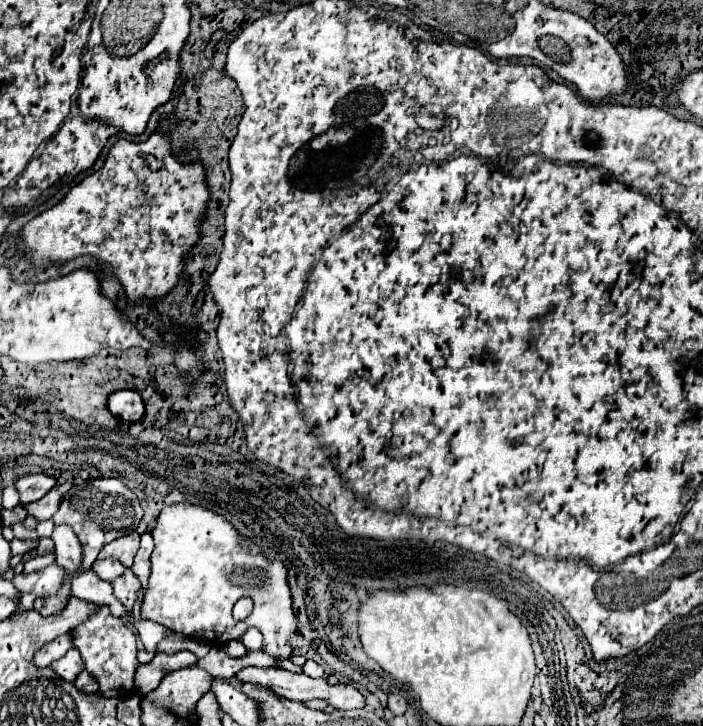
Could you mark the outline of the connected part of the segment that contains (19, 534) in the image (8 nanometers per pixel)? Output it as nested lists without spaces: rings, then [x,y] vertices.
[[[17,522],[15,526],[13,526],[13,534],[15,534],[15,538],[19,538],[19,540],[31,540],[31,542],[39,542],[39,536],[37,536],[37,532],[35,530],[27,530],[21,522]]]

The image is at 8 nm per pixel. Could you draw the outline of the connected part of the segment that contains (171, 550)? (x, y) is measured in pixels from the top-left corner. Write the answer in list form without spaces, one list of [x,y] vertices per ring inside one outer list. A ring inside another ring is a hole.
[[[187,502],[163,508],[151,534],[155,548],[151,554],[149,588],[141,608],[143,618],[181,632],[187,638],[209,640],[217,646],[239,640],[249,626],[257,626],[265,638],[263,652],[273,658],[291,656],[289,636],[297,632],[297,622],[283,562],[267,560],[259,546],[243,538],[223,516]],[[235,570],[237,582],[231,582]],[[243,596],[253,598],[255,608],[245,620],[237,622],[231,610]]]

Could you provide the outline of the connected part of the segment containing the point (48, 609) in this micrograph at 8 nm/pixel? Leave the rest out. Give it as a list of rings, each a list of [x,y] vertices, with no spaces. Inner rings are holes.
[[[66,574],[61,590],[55,596],[47,596],[47,598],[37,598],[33,608],[41,614],[41,616],[51,616],[57,614],[59,610],[63,610],[63,606],[67,604],[71,592],[71,574]]]

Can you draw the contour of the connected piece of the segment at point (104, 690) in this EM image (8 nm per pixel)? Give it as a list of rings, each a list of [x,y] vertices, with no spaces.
[[[101,606],[87,622],[73,630],[73,646],[81,652],[85,670],[97,680],[99,692],[107,698],[123,698],[133,692],[133,674],[139,666],[137,662],[137,638],[125,626],[121,618],[109,614],[107,606]]]

